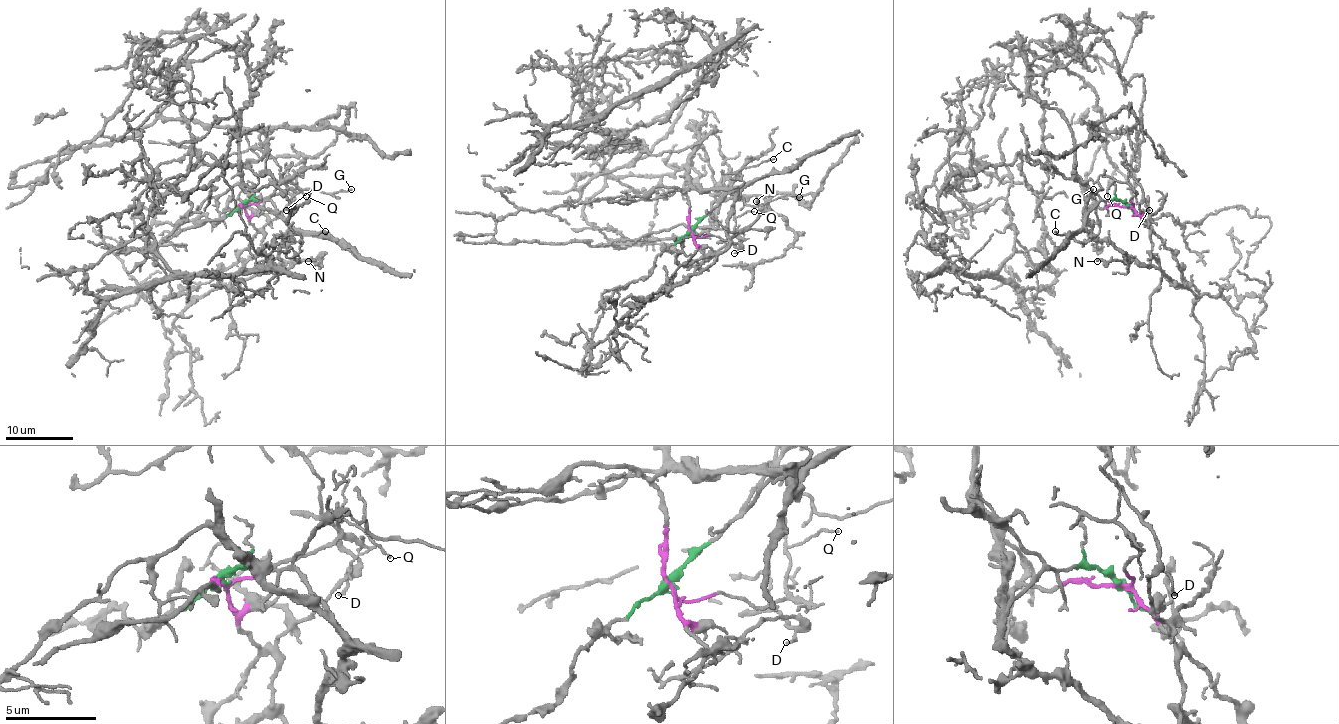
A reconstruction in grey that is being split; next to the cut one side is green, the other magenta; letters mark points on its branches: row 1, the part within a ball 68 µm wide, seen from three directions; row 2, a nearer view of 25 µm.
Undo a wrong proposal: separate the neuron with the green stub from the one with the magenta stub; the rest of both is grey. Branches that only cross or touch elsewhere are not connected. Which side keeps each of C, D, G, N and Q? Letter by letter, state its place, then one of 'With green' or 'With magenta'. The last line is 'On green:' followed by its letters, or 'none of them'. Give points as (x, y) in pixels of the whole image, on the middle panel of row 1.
C: Place: (773, 159). With green
D: Place: (734, 253). With green
G: Place: (799, 197). With green
N: Place: (756, 201). With green
Q: Place: (754, 211). With magenta
On green: C, D, G, N

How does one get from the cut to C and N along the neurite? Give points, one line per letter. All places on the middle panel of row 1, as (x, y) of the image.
C: (690, 231), (731, 190), (736, 189), (736, 194), (743, 180), (738, 173), (739, 170), (773, 158)
N: (690, 231), (736, 189), (733, 212), (728, 221), (729, 236), (741, 233), (758, 216), (762, 206), (756, 201)

